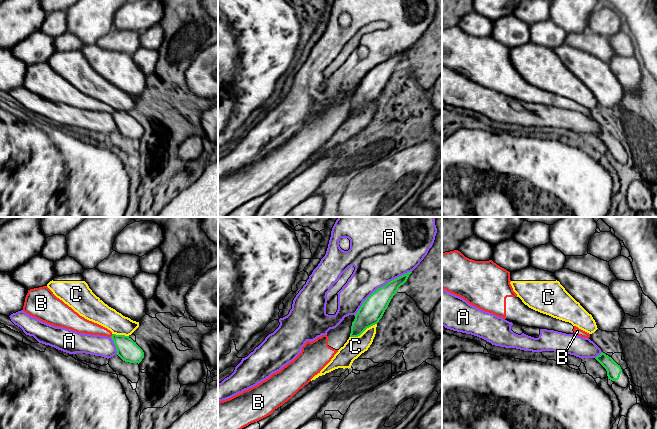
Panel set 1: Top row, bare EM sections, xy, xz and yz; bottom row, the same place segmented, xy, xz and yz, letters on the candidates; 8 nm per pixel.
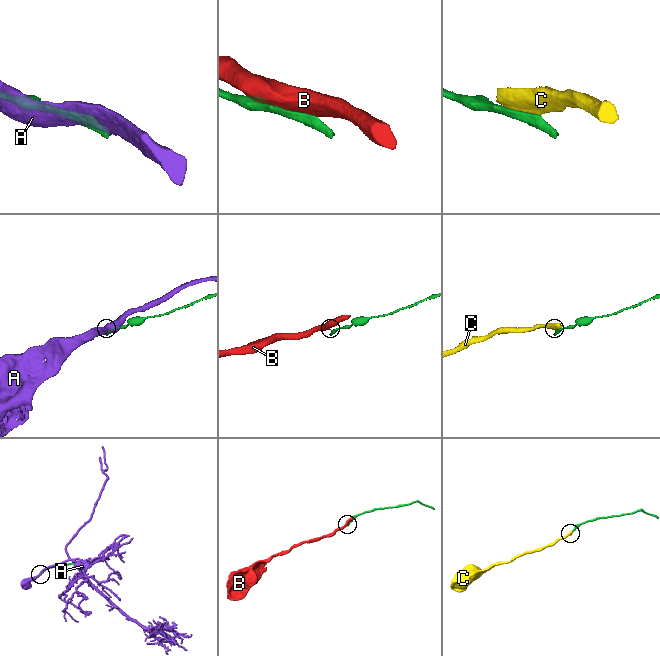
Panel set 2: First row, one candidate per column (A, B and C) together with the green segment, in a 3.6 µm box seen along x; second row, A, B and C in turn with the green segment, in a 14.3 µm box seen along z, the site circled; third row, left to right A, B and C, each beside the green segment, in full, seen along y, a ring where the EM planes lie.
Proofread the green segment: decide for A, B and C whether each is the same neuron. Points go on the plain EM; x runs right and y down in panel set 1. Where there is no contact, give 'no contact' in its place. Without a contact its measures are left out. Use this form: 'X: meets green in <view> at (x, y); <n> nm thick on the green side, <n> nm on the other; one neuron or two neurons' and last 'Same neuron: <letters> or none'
A: meets green in xz at (380, 63); 190 nm thick on the green side, 440 nm on the other; two neurons
B: meets green in xy at (112, 111); 170 nm thick on the green side, 120 nm on the other; two neurons
C: meets green in xz at (363, 107); 190 nm thick on the green side, 160 nm on the other; two neurons
Same neuron: none

